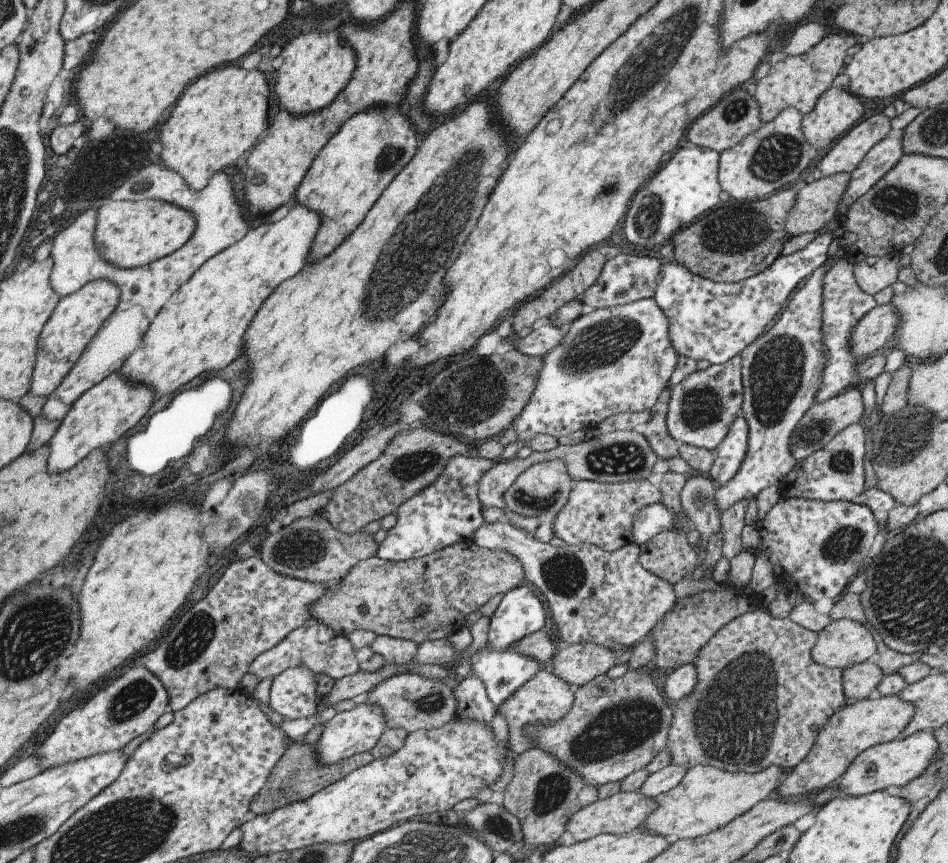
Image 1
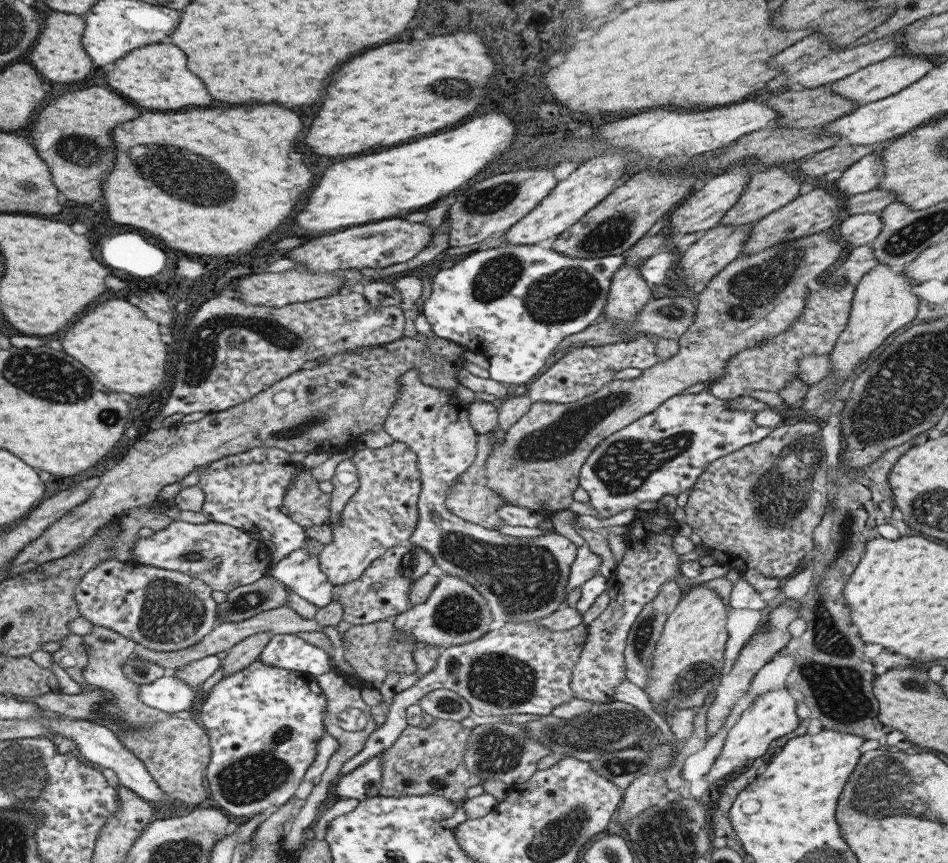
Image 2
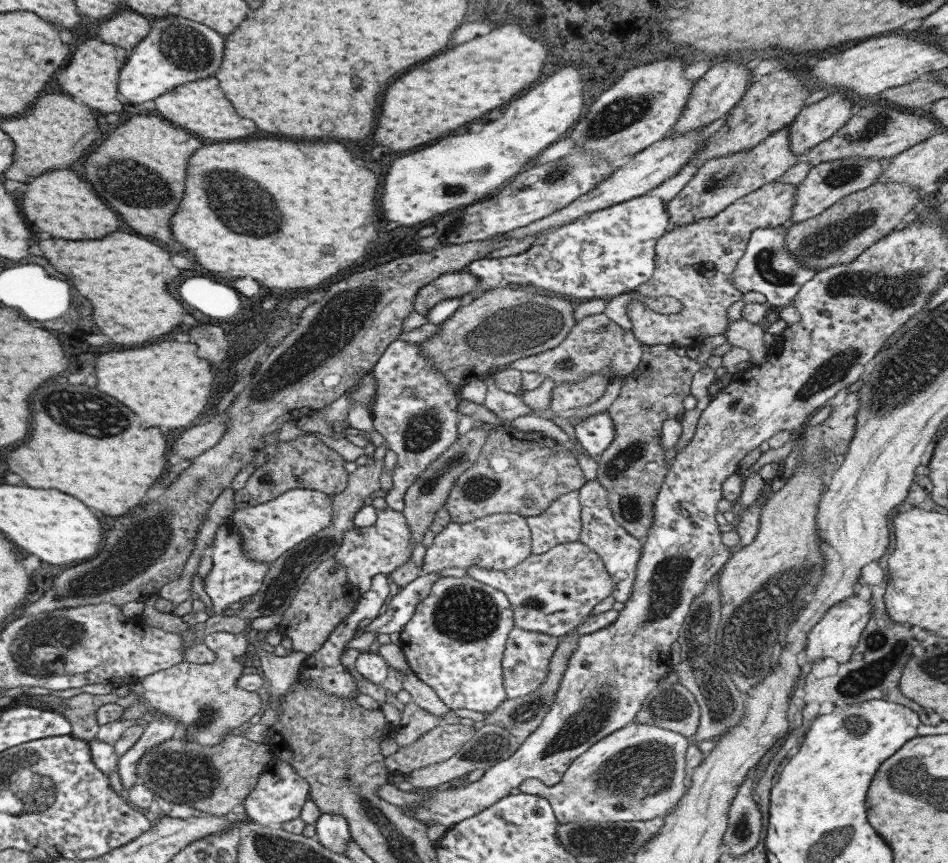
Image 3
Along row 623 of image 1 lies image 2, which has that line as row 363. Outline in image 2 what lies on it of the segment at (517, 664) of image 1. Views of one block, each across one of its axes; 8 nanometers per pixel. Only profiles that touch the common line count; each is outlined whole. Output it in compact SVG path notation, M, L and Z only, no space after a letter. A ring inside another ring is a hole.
M546 244L498 245L472 251L450 268L430 278L431 294L421 304L421 314L435 337L449 340L486 359L488 377L511 387L527 384L566 337L600 319L612 275L624 264L625 256L571 258L549 249Z

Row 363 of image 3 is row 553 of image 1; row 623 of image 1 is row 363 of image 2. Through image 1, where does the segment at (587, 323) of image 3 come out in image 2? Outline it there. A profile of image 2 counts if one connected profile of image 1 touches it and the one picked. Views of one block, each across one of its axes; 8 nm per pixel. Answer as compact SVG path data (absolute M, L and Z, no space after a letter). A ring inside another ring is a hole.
M638 334L633 340L629 342L620 341L614 344L602 346L587 346L576 345L569 347L565 354L559 358L555 363L549 365L549 368L543 372L536 379L533 378L531 382L526 384L525 395L529 401L533 403L555 403L555 404L568 404L576 402L589 394L593 394L599 390L601 386L611 382L615 379L615 372L625 368L638 368L640 371L657 364L661 359L655 355L655 344L649 340L650 337Z

